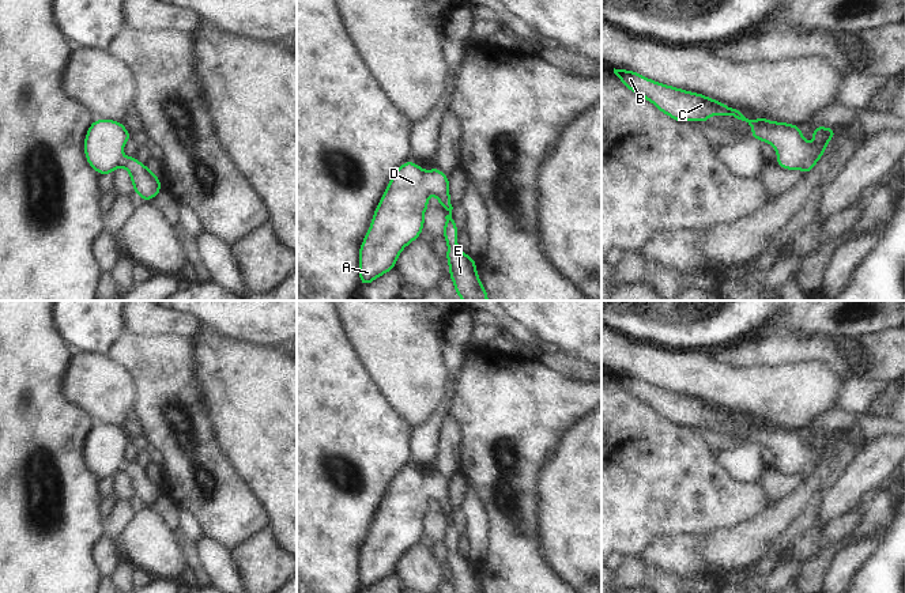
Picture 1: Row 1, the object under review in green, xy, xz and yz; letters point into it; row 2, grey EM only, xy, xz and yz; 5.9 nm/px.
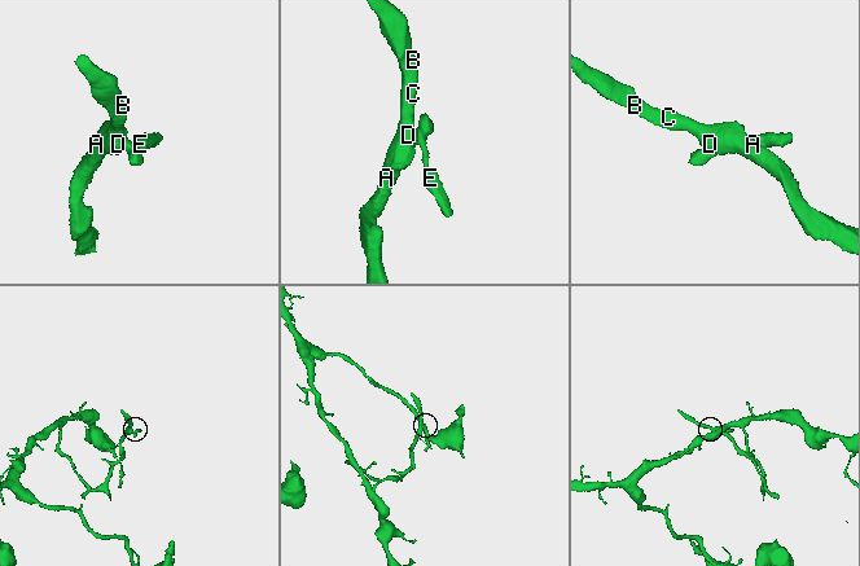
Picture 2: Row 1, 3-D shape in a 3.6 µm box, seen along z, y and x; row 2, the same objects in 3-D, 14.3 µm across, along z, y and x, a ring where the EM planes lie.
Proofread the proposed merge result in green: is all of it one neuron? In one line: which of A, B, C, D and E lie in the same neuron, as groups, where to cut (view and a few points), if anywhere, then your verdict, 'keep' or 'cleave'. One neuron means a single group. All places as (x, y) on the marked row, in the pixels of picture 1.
A B C D E | no cut | keep

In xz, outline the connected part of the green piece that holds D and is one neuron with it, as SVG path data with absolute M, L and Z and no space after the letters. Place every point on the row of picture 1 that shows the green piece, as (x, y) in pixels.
M414 160L404 162L392 175L382 194L370 228L359 249L361 286L393 271L400 252L419 238L425 228L423 214L427 196L434 194L442 209L448 209L444 238L448 243L446 261L455 291L463 301L489 301L472 257L457 248L457 227L452 216L449 180L435 166L426 171Z

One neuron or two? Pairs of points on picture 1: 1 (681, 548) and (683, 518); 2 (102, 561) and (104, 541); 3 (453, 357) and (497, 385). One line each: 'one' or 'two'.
1: two
2: one
3: two

